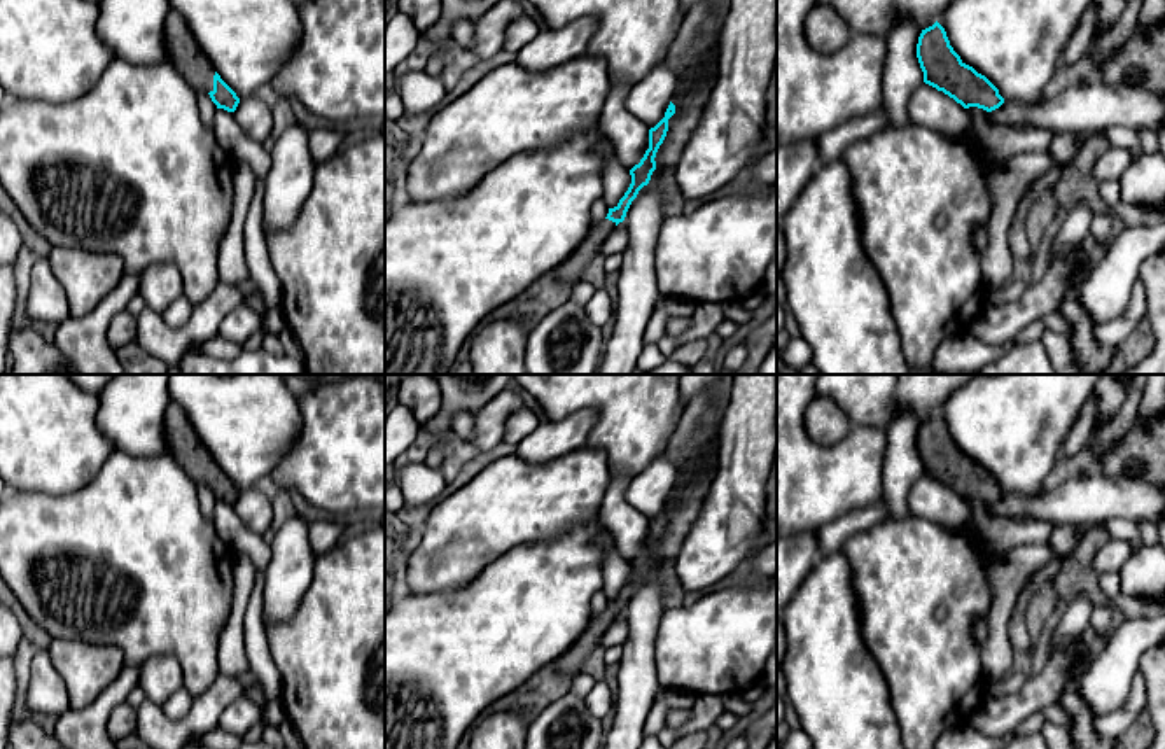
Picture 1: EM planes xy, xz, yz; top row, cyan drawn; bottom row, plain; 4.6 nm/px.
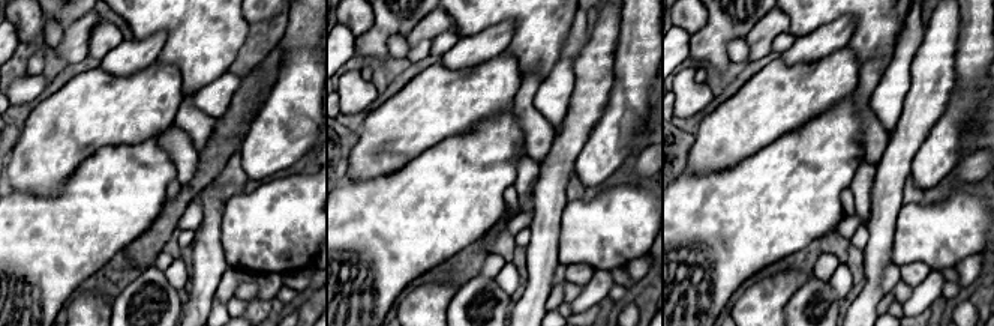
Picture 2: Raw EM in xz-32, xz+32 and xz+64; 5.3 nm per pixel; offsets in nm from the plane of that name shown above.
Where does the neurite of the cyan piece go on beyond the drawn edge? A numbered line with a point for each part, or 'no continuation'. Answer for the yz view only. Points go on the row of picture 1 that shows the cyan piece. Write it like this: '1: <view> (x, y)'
no continuation

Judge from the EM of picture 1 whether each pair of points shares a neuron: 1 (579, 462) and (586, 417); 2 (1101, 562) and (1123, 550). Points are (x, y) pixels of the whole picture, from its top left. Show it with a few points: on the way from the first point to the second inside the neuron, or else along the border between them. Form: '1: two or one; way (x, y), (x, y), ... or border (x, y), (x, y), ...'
1: two; border (583, 445), (543, 462)
2: one; way (1106, 560), (1118, 552)

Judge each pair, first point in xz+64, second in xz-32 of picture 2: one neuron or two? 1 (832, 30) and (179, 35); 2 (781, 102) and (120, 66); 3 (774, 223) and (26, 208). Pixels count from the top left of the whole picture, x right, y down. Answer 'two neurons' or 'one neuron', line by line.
1: two neurons
2: two neurons
3: one neuron

